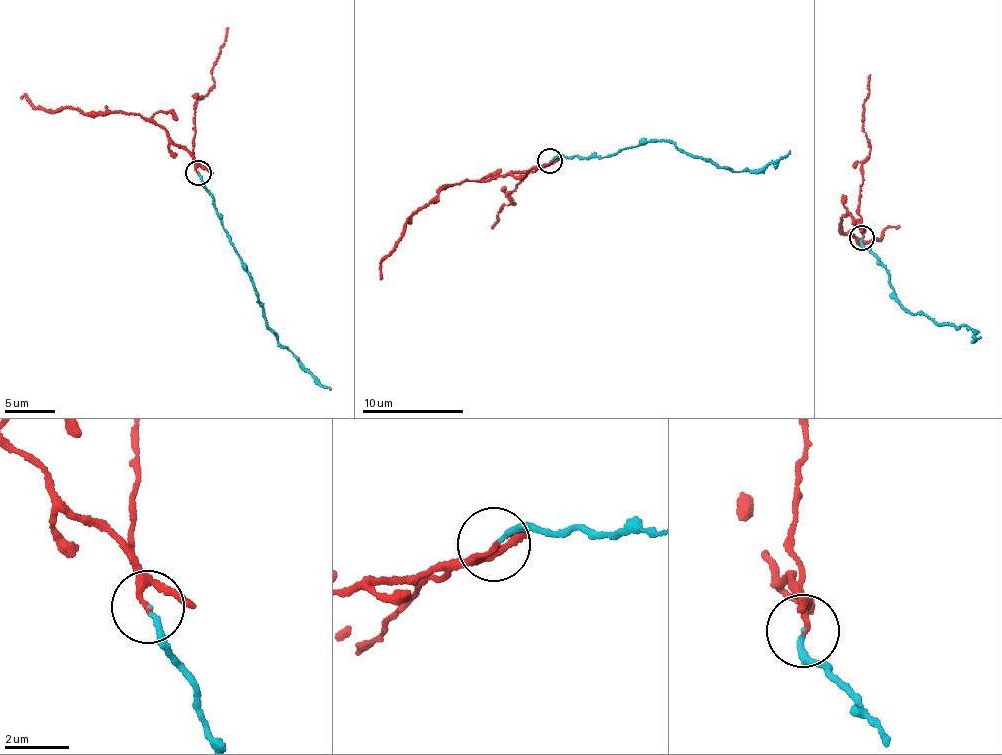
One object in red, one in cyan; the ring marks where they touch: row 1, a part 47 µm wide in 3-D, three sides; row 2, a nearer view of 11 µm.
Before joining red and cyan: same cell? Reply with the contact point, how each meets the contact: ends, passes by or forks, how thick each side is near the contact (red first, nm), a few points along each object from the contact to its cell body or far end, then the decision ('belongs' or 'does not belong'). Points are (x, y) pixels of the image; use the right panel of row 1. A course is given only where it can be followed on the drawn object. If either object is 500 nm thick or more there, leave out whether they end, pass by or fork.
at (862, 237); red ends there; cyan ends there; 170 nm thick on the red side, 120 nm on the other; red runs (862, 238), (863, 228), (850, 215), (843, 216), (838, 224), (861, 242), (873, 242), (885, 231), (900, 226); cyan runs (862, 238), (861, 245), (885, 269), (893, 296), (901, 306), (959, 328), (964, 324), (975, 335), (971, 342); does not belong

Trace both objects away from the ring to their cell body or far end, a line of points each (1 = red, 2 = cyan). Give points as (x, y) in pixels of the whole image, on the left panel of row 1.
1: (198, 174), (195, 163), (162, 128), (139, 116), (116, 111), (89, 116), (69, 108), (44, 111), (20, 97)
2: (198, 174), (242, 266), (255, 286), (280, 346), (289, 348), (309, 374), (331, 390)

